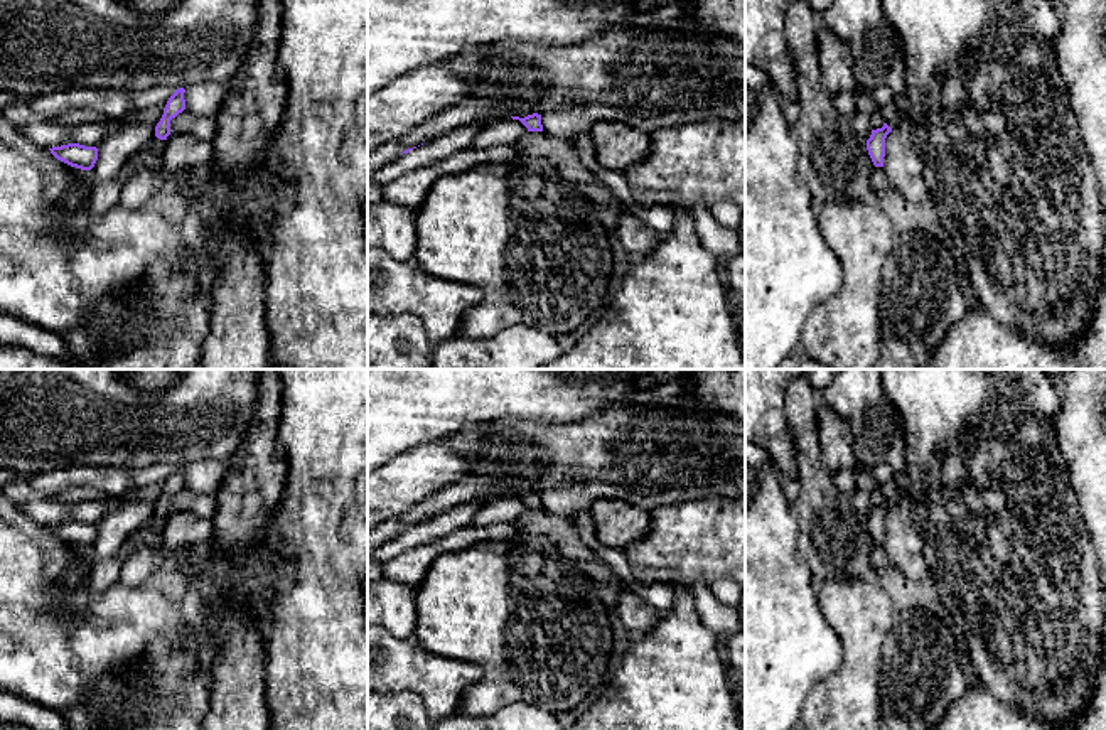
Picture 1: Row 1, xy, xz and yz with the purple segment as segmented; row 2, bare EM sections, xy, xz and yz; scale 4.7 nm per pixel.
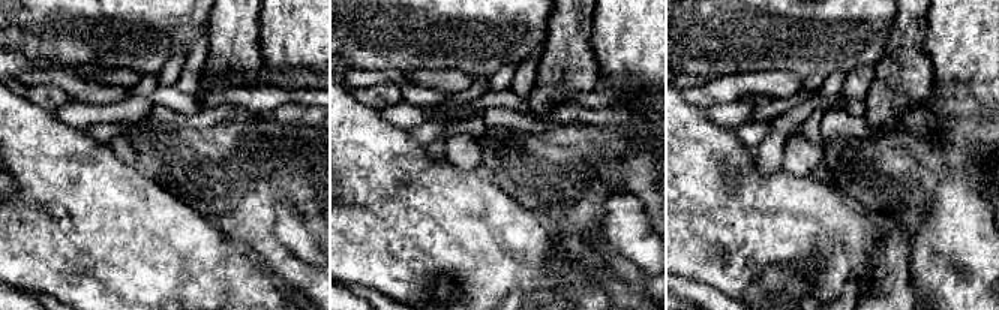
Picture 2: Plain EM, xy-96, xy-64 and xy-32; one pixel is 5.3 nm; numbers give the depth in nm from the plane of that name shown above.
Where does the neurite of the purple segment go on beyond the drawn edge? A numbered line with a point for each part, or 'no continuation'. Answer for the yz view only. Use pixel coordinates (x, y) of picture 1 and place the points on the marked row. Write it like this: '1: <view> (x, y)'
no continuation

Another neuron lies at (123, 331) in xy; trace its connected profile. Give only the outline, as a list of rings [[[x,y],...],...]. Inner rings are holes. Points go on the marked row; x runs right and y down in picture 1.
[[[192,258],[184,270],[157,261],[137,290],[108,293],[94,303],[84,320],[62,337],[67,354],[96,369],[150,369],[158,359],[165,362],[164,369],[201,369],[201,341],[209,332],[211,309],[199,300],[185,309],[184,298],[196,287]]]

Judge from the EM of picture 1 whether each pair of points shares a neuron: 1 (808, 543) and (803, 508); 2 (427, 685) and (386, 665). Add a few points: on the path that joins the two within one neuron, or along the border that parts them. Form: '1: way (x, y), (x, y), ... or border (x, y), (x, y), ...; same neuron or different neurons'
1: way (808, 535), (808, 516); same neuron
2: way (417, 675), (408, 666), (397, 665); same neuron

